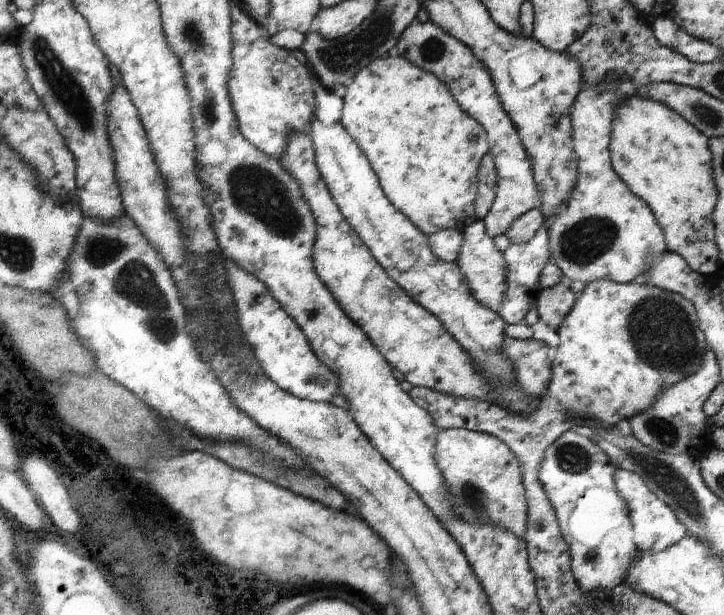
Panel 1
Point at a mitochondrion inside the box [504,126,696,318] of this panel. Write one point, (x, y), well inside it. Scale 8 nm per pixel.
(587, 240)

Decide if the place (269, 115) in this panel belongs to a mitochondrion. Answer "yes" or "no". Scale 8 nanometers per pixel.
no

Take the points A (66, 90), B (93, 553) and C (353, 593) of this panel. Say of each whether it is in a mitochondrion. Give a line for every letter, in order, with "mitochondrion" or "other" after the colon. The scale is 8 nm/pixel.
A: mitochondrion
B: other
C: other

